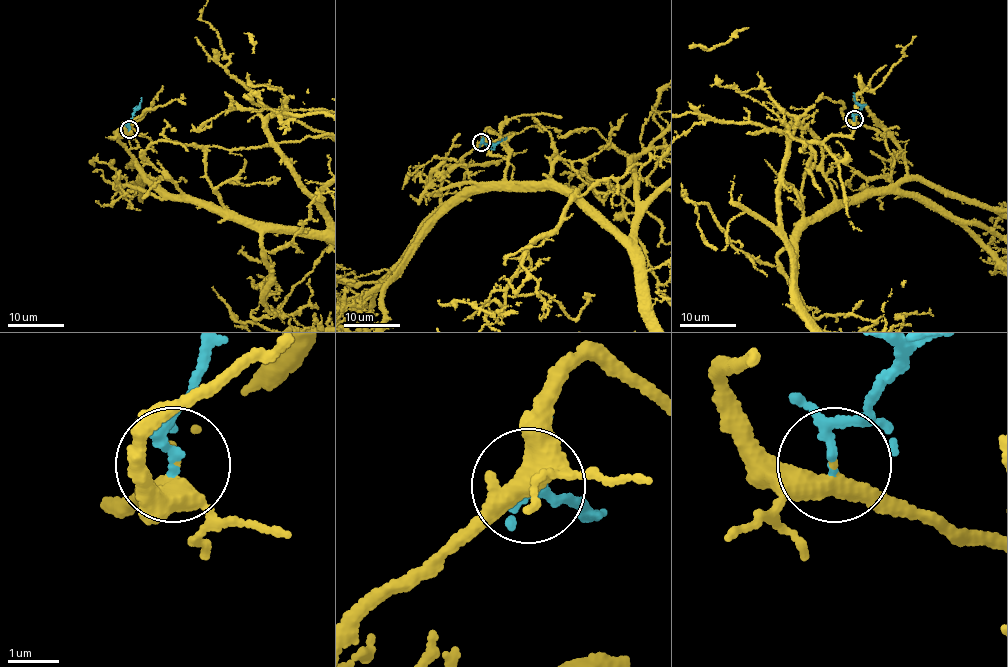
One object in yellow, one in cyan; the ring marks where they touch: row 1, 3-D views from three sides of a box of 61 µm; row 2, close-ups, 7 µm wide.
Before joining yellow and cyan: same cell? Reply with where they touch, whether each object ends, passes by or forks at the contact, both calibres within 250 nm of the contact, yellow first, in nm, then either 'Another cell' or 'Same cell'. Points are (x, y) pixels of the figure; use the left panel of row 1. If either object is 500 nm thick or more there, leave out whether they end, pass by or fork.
Place: (129, 129). At the ring yellow passes by. At the ring cyan passes by. Thickness 360 nm (yellow) against 140 nm. Same cell

